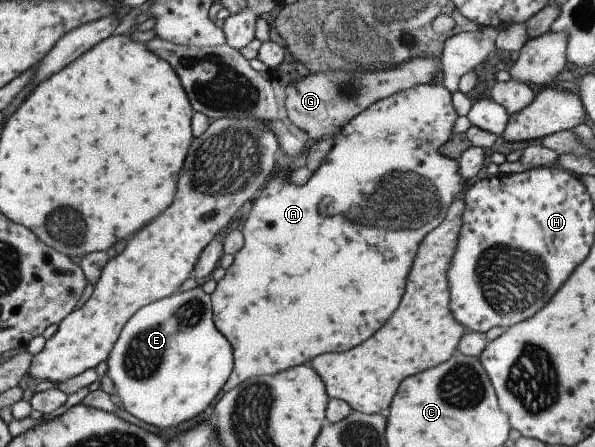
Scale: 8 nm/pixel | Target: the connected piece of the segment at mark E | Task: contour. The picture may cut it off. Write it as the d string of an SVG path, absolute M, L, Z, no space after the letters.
M198 286L172 293L134 312L124 323L105 361L105 375L114 385L115 399L121 409L160 430L180 426L184 420L194 420L204 412L216 400L233 367L230 343L216 330L212 320L210 295Z

